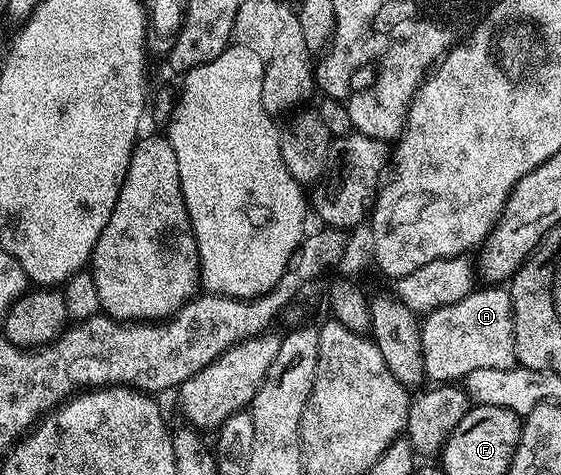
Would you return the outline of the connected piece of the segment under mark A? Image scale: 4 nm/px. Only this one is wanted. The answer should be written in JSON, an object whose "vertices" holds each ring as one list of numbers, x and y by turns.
{"vertices":[[503,285,487,286,491,287,480,286,470,291,461,301,438,307,422,316,421,349,425,357,425,376,428,380,432,379,432,384,466,380,467,375,473,373,473,369,509,369,516,366,510,290]]}

